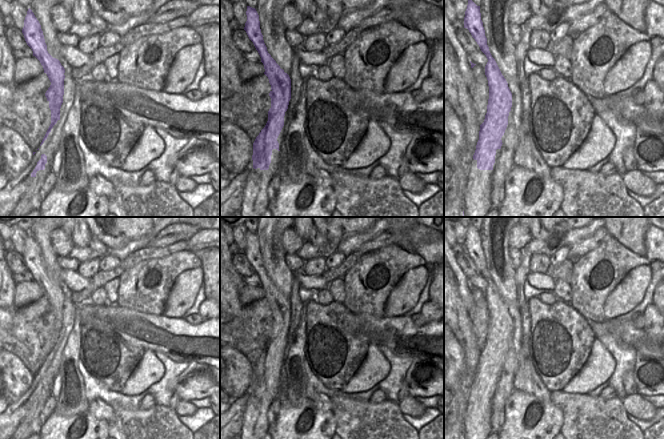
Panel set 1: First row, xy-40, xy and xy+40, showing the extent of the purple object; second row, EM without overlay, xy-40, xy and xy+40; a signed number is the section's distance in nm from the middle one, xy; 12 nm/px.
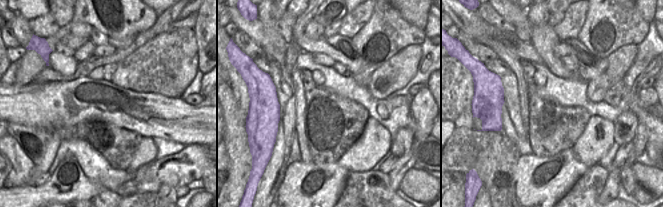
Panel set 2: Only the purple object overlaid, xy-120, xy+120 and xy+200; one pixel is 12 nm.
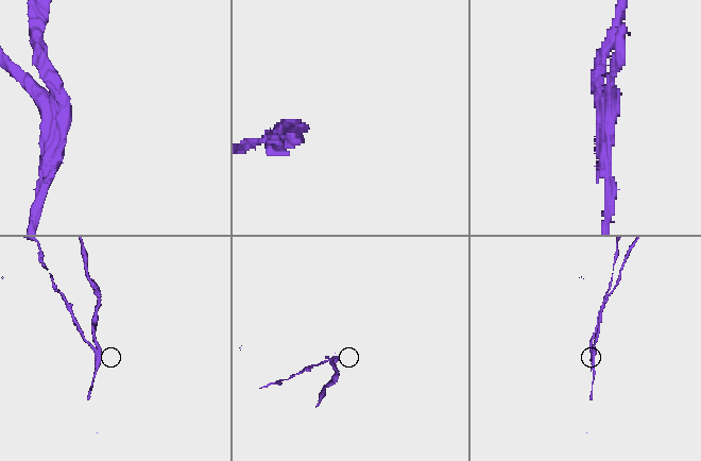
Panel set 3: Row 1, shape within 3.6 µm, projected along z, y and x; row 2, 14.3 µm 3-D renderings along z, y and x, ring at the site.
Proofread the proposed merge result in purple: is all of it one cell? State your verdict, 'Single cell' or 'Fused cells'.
Fused cells

